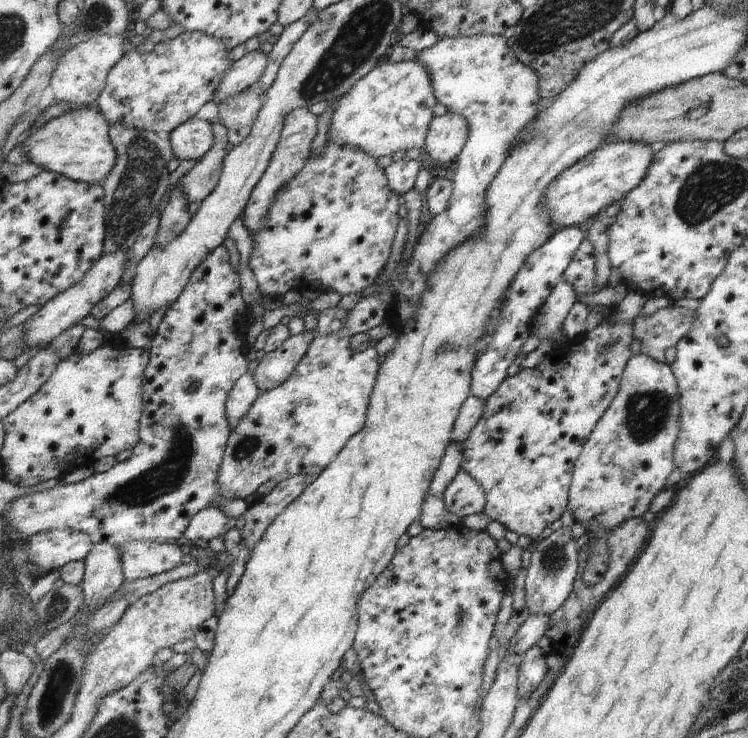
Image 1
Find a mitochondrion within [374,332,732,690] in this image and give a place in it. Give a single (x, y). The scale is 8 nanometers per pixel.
(647, 414)

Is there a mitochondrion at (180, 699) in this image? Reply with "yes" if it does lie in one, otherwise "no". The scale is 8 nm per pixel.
no

